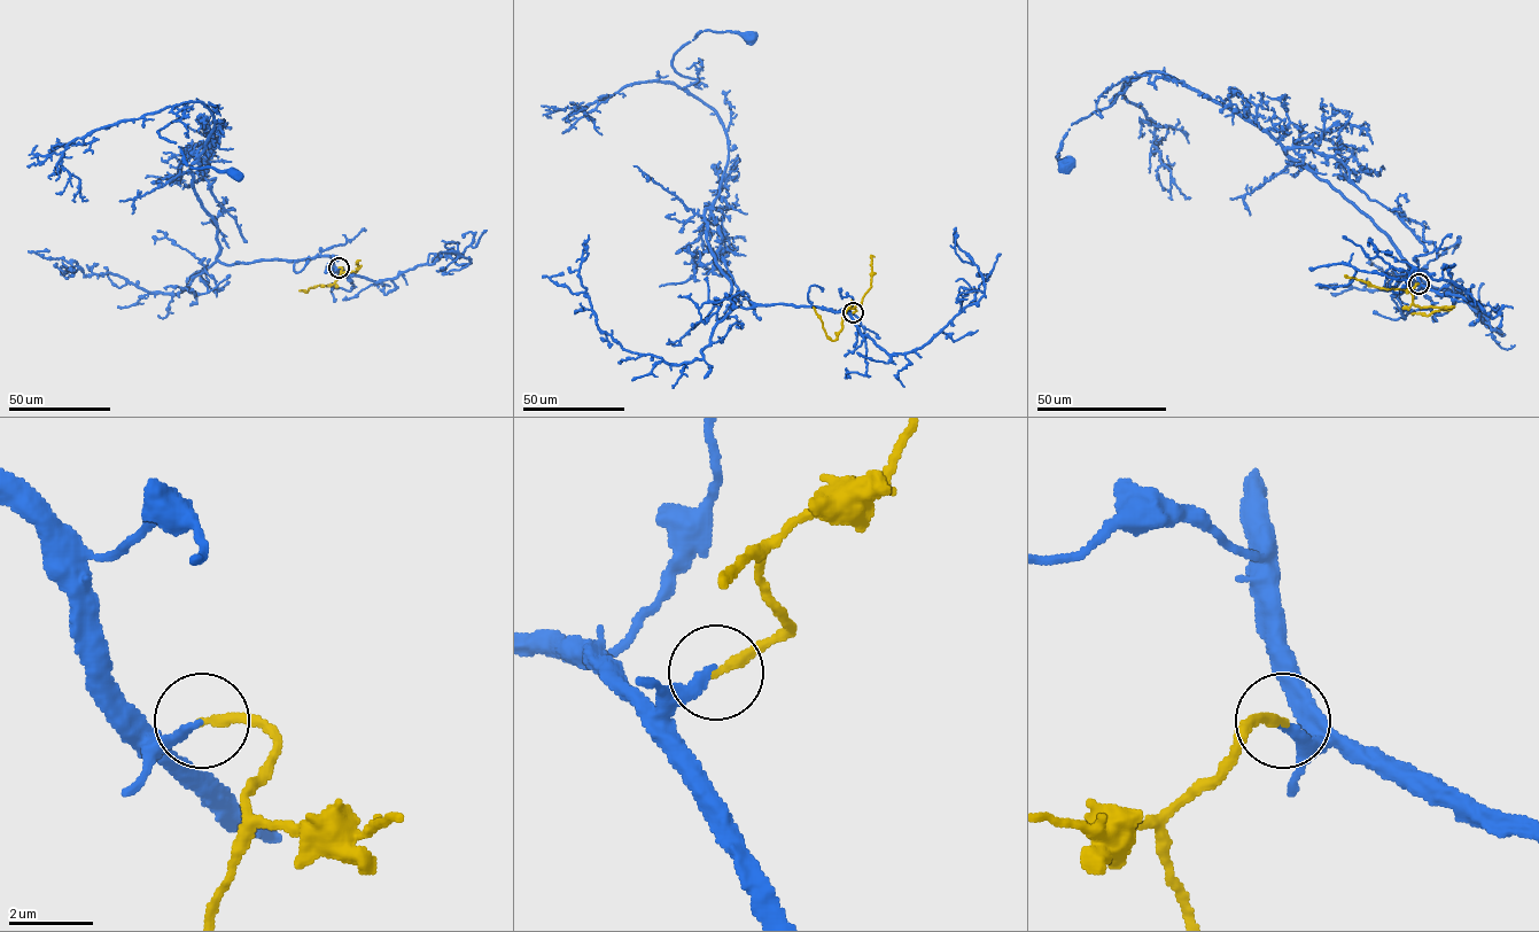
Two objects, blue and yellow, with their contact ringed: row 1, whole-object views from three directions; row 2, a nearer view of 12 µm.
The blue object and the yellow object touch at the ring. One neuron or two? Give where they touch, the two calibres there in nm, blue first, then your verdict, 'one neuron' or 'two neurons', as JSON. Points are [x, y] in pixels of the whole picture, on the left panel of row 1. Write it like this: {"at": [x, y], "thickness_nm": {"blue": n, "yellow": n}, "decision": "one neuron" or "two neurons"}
{"at": [339, 268], "thickness_nm": {"blue": 200, "yellow": 240}, "decision": "one neuron"}

